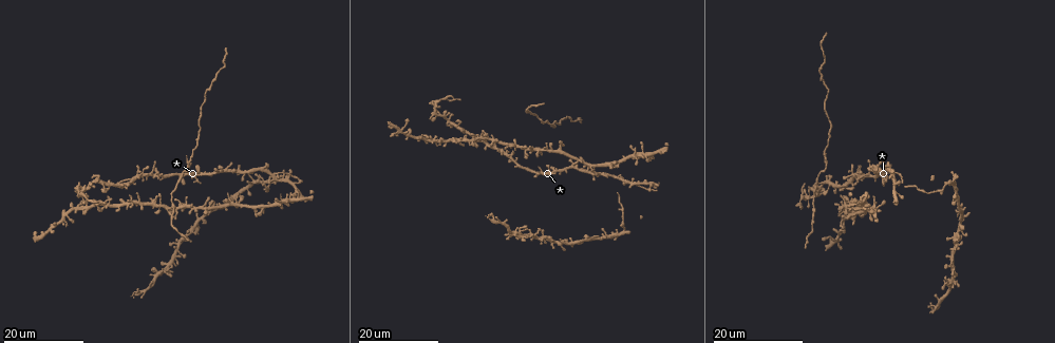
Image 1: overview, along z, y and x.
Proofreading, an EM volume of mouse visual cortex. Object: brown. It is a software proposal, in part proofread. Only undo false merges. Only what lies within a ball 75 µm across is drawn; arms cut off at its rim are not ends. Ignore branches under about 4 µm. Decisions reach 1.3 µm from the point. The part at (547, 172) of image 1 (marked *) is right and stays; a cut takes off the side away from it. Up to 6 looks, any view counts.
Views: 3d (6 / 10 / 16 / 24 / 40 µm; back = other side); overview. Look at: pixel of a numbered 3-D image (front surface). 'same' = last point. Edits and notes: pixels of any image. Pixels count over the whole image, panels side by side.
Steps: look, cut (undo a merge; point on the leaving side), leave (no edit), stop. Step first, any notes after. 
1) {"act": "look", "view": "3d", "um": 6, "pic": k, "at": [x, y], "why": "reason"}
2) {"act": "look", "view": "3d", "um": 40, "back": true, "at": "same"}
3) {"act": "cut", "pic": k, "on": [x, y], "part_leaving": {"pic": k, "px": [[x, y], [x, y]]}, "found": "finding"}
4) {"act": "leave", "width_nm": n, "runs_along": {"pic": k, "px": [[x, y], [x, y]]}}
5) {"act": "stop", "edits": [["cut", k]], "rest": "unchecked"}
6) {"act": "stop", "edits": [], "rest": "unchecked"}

{"act": "look", "view": "3d", "um": 16, "pic": 1, "at": [159, 203], "why": "four or more arms meet"}

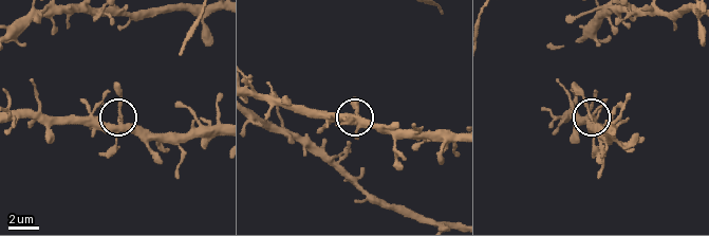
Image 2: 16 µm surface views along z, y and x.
{"act": "look", "view": "3d", "um": 6, "pic": 2, "at": [592, 118]}

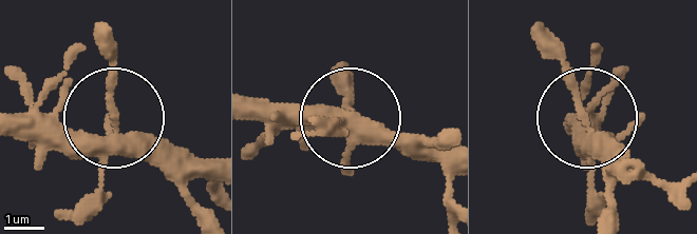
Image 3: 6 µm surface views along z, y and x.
{"act": "leave", "width_nm": 350, "found": "continuous, no second neuron"}

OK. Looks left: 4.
{"act": "look", "view": "3d", "um": 24, "pic": 1, "at": [487, 137]}

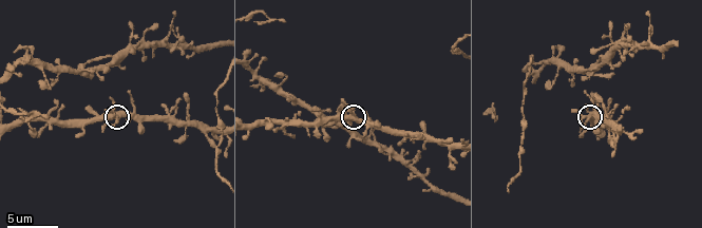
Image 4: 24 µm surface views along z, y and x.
{"act": "look", "view": "3d", "um": 6, "pic": 4, "at": [121, 115], "why": "closer look"}

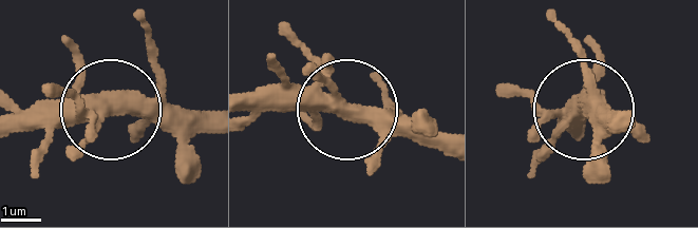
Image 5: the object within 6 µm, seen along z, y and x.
{"act": "leave", "width_nm": 470, "found": "continuous, no second neuron"}

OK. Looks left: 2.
{"act": "look", "view": "3d", "um": 6, "pic": 4, "at": [80, 71], "why": "four arms meet"}

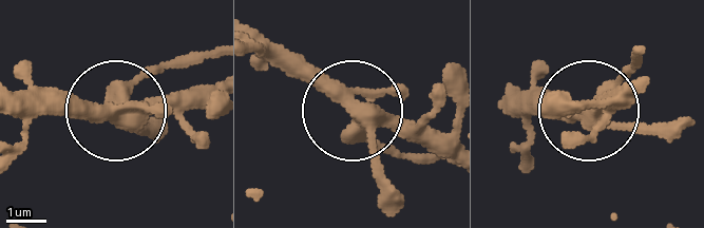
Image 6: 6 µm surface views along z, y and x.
{"act": "look", "view": "3d", "um": 6, "back": true, "pic": 6, "at": [120, 112]}

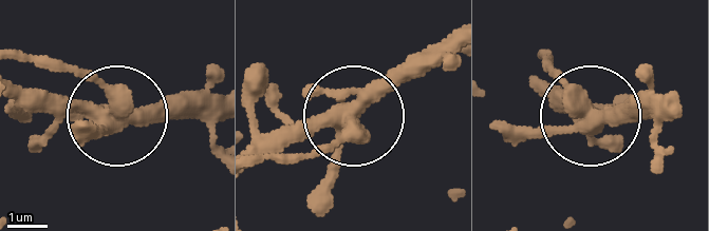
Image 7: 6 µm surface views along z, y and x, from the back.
{"act": "leave", "width_nm": 430, "found": "one neuron here"}

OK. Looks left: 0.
{"act": "stop", "edits": [], "rest": "unchecked"}

